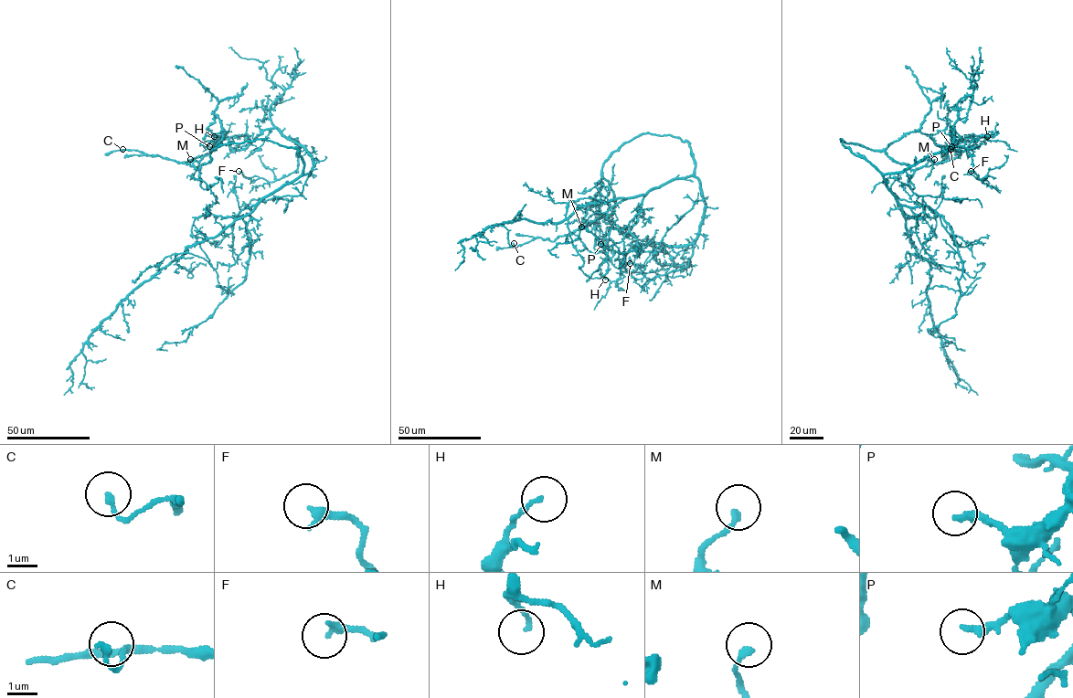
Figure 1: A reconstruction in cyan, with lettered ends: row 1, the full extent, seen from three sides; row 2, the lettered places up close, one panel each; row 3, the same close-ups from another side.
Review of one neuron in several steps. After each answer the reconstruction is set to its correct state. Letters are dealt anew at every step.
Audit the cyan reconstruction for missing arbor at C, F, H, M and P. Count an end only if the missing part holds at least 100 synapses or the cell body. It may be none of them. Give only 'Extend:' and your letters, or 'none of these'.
Extend: none of these

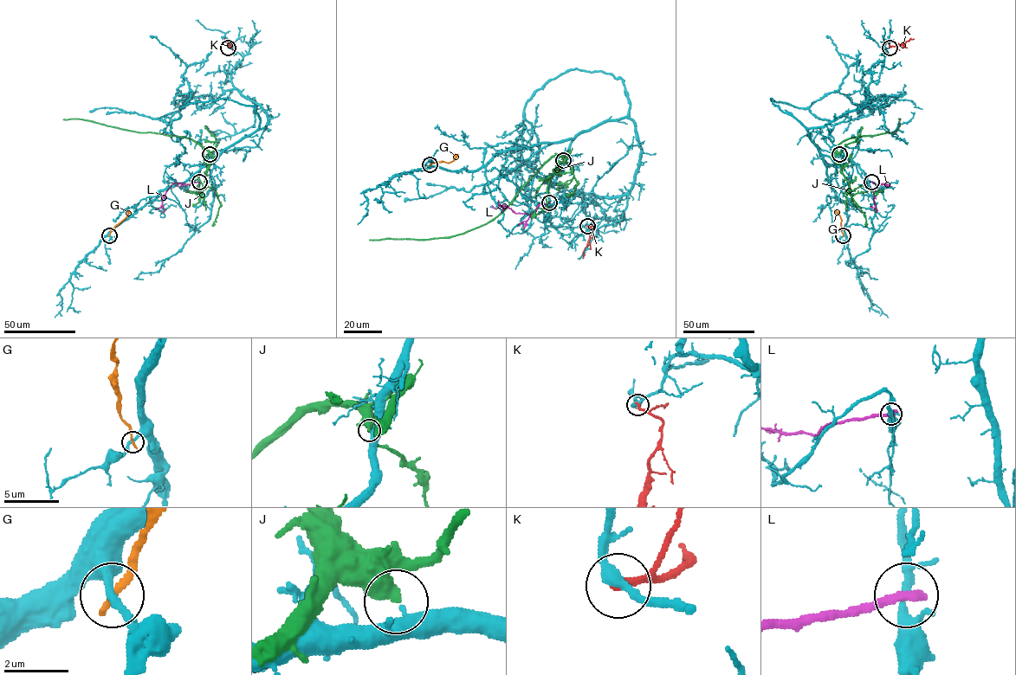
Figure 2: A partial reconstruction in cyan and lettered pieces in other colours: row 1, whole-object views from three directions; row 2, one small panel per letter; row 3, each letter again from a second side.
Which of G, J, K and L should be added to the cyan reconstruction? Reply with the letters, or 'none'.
none

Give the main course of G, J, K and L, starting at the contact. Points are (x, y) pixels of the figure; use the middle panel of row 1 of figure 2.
G: (430, 164), (452, 162), (454, 153)
J: (563, 160), (559, 156), (553, 156), (495, 216), (462, 234), (423, 240), (369, 240)
K: (587, 226), (592, 228), (592, 233), (583, 259)
L: (549, 202), (540, 204), (530, 215), (514, 213), (505, 205), (500, 205), (502, 209), (500, 207)

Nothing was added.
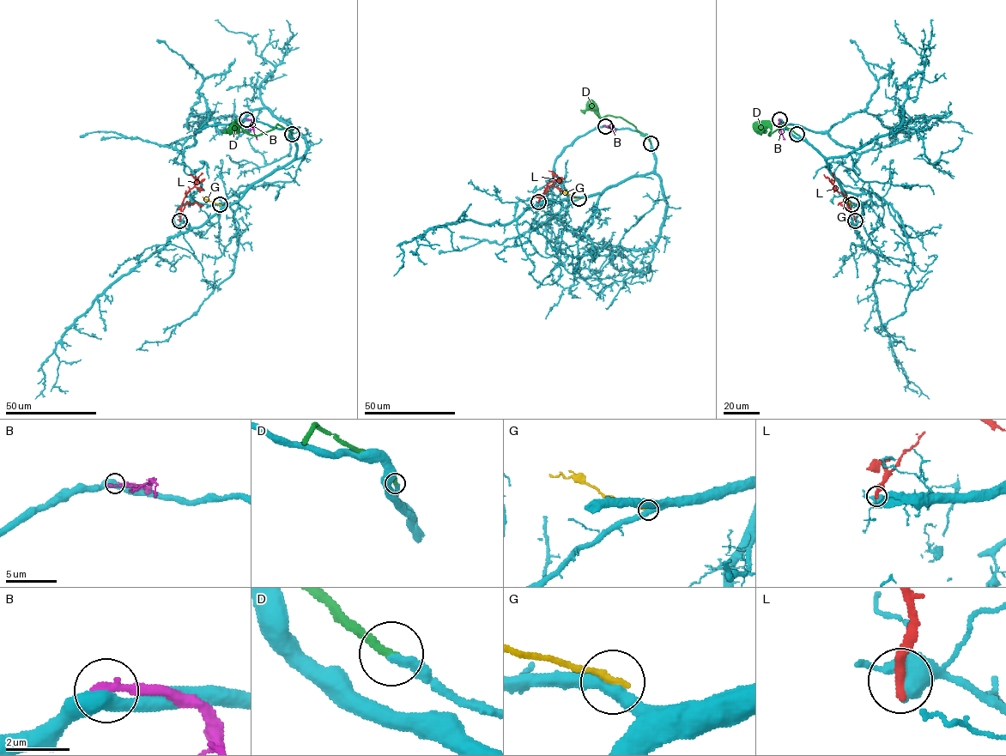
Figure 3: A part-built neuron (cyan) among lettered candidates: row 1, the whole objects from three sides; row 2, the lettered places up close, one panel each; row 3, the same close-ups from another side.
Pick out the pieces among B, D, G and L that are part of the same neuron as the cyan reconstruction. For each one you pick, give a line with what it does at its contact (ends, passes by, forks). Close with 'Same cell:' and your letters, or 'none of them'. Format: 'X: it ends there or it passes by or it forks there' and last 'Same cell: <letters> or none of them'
D: it ends there
Same cell: D

